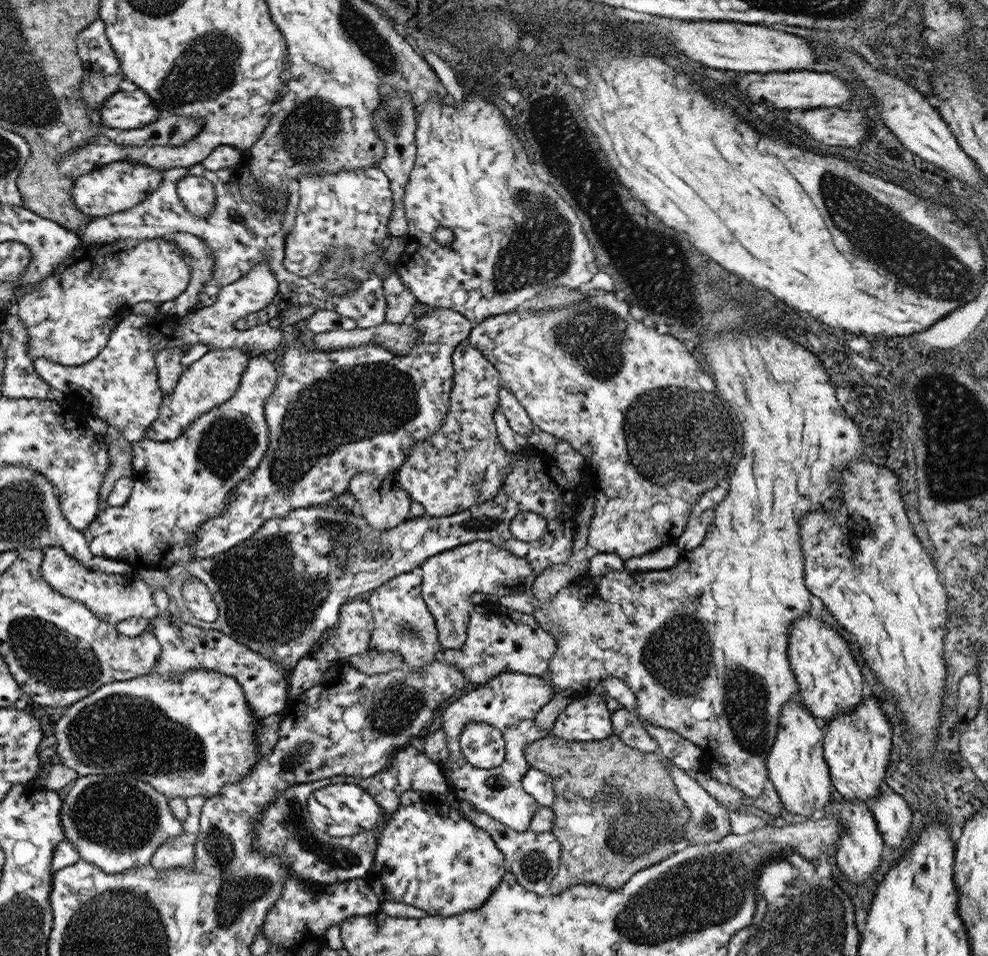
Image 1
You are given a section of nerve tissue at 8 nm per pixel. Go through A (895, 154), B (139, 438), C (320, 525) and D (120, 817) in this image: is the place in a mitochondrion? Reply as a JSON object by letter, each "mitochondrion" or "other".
{"A":"other","B":"other","C":"mitochondrion","D":"mitochondrion"}

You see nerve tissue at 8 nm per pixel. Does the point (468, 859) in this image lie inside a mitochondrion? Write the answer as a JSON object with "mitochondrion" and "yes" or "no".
{"mitochondrion":"yes"}

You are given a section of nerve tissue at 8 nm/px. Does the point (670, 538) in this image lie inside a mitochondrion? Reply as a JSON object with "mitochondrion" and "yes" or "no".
{"mitochondrion":"no"}

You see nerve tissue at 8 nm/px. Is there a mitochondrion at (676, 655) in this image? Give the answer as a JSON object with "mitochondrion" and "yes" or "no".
{"mitochondrion":"yes"}

